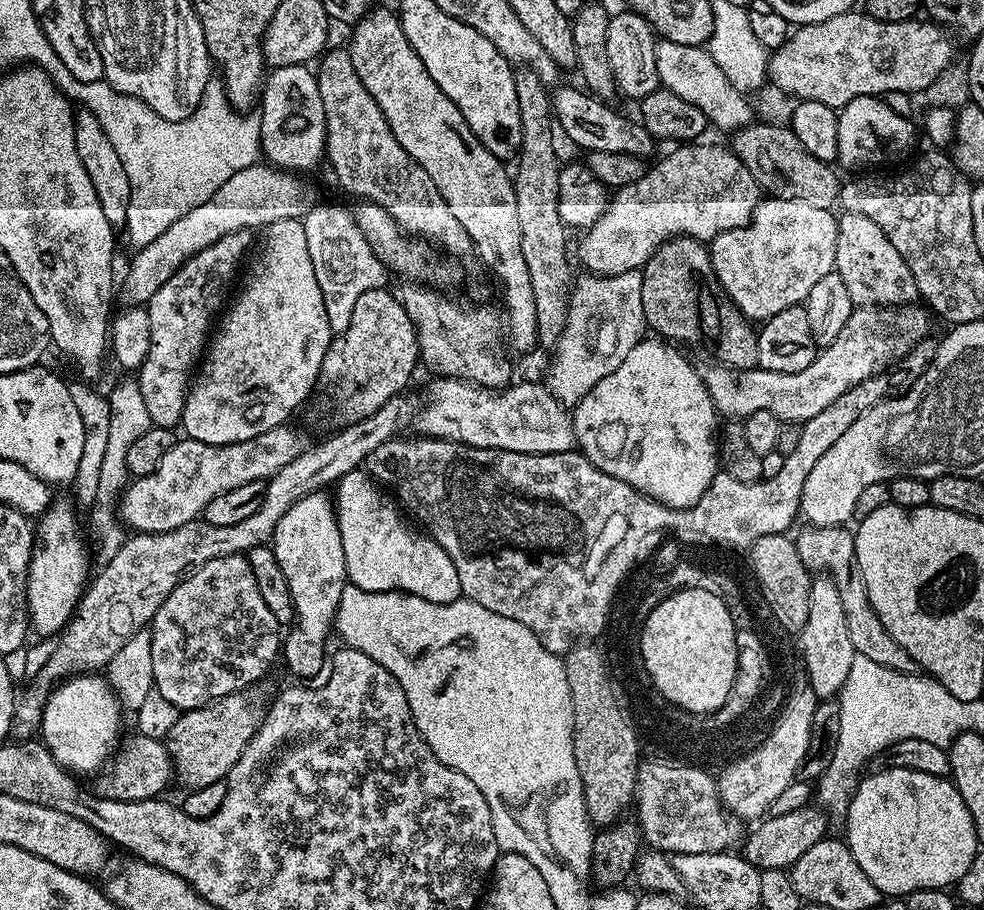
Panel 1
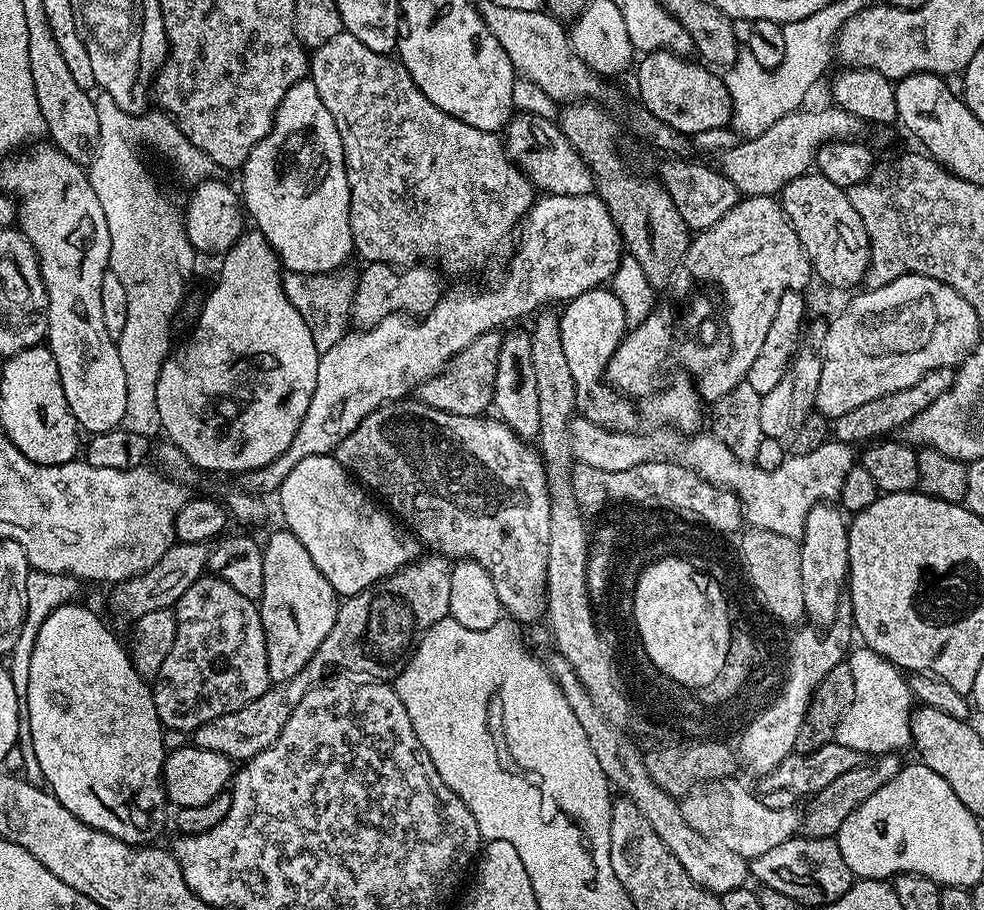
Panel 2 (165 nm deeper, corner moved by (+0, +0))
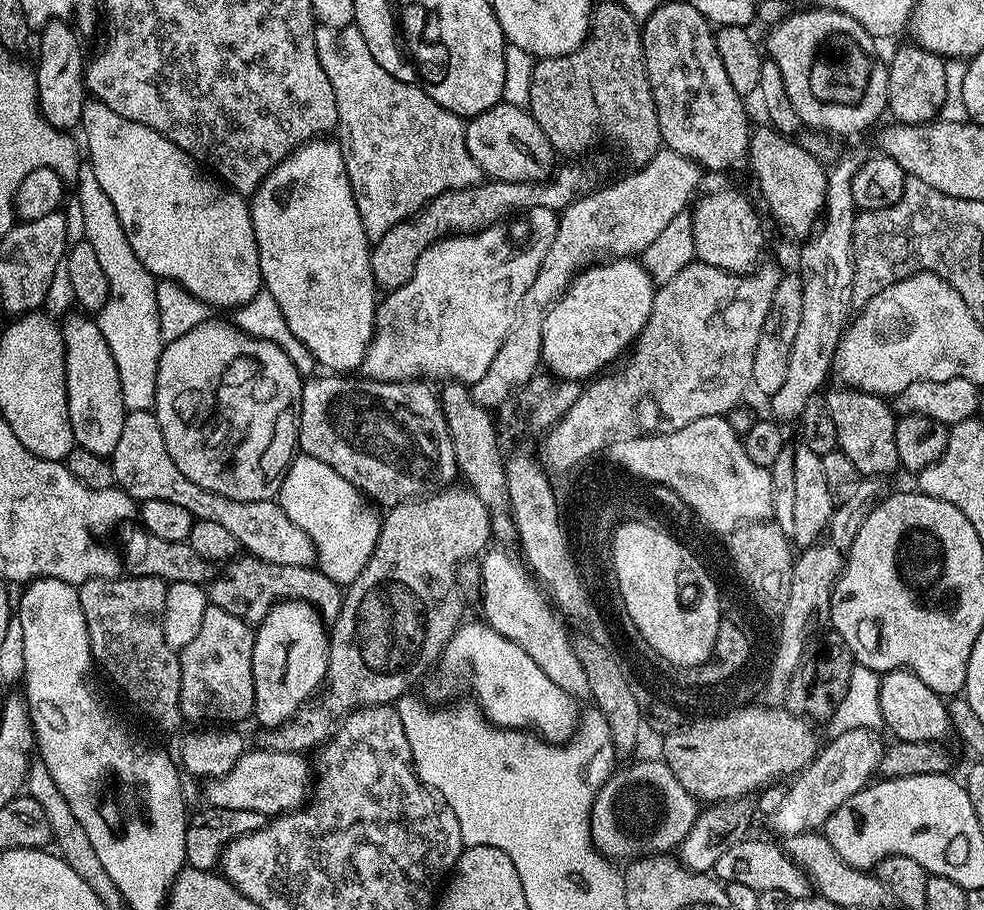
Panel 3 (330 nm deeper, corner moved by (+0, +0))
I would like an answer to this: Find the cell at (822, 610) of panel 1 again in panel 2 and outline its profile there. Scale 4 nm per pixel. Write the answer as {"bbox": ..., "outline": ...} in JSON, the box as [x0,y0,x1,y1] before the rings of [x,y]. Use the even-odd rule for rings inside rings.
{"bbox":[798,502,848,626],"outline":[[[821,502],[806,514],[804,533],[798,538],[802,558],[802,600],[806,602],[808,619],[816,626],[831,626],[838,620],[836,611],[840,608],[840,595],[845,595],[848,582],[848,526],[845,513],[835,503]]]}

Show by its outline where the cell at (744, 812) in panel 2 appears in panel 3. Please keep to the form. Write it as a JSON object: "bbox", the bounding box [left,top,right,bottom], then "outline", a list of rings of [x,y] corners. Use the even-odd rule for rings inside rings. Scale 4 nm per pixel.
{"bbox":[770,728,886,838],"outline":[[[863,728],[862,730],[848,730],[831,737],[827,741],[829,744],[825,743],[816,753],[815,760],[787,785],[786,802],[782,802],[782,806],[778,806],[778,810],[774,810],[774,814],[770,818],[773,830],[781,838],[787,838],[803,832],[823,829],[824,823],[830,818],[830,814],[834,814],[834,810],[838,810],[838,806],[842,806],[842,802],[854,798],[854,794],[858,794],[863,788],[868,787],[873,777],[879,773],[886,744],[885,741],[880,741],[876,735],[877,733],[873,729]]]}

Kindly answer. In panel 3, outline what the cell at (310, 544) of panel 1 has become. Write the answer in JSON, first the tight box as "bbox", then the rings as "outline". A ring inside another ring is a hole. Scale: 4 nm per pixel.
{"bbox":[254,600,329,730],"outline":[[[305,600],[280,601],[254,631],[254,720],[267,730],[291,720],[317,695],[328,674],[329,633],[320,613]]]}

